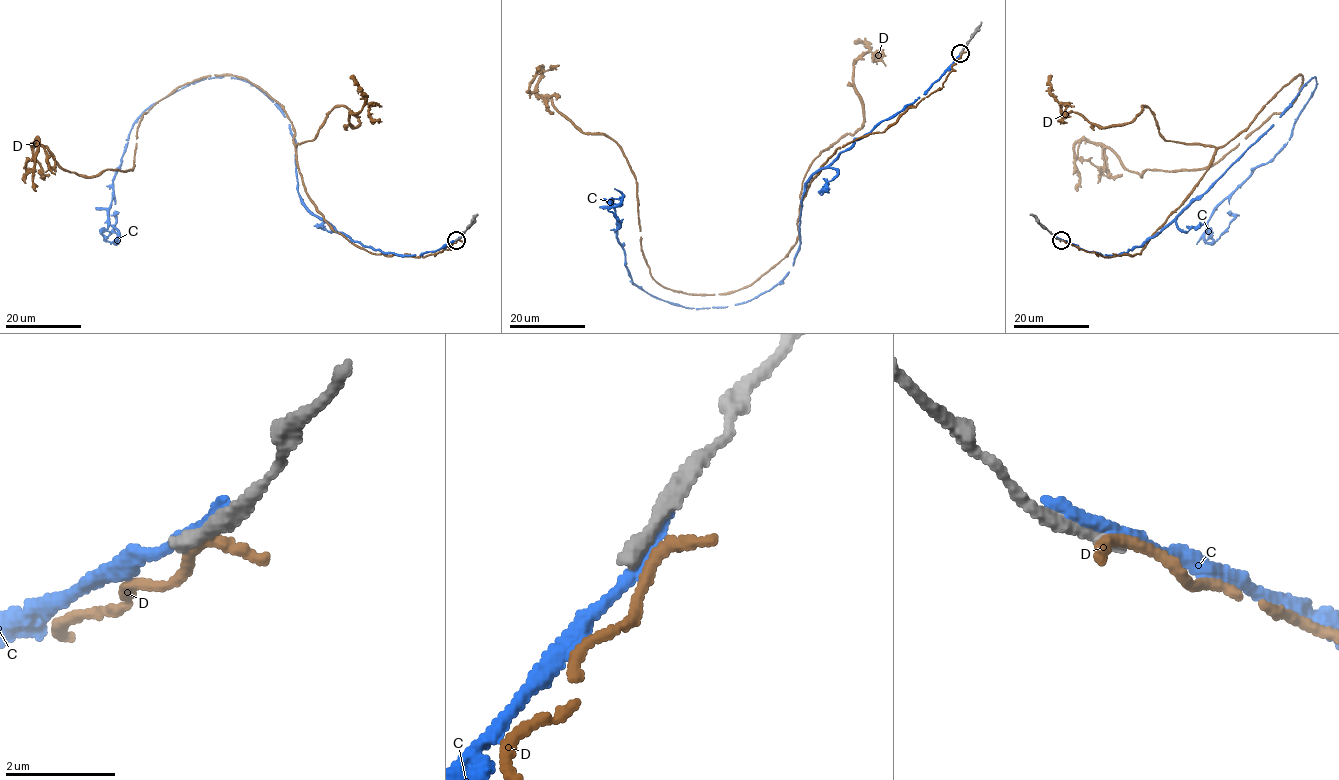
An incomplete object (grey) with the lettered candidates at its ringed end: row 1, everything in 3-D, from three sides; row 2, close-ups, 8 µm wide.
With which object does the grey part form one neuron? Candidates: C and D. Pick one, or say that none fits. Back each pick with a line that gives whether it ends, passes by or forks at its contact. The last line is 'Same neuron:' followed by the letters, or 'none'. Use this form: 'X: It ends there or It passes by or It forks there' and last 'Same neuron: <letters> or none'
Same neuron: none

